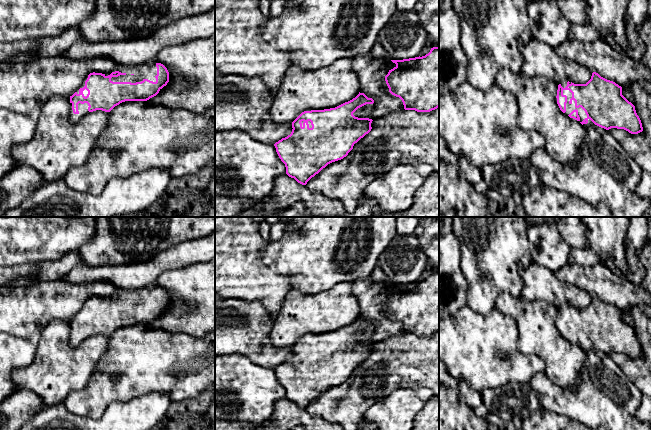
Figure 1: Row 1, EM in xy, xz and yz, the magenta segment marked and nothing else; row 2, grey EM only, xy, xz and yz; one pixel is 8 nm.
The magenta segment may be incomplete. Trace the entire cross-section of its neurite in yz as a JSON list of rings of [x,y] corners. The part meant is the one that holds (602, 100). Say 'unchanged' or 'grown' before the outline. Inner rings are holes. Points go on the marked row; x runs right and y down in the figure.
grown; [[[596,72],[592,73],[591,79],[586,84],[574,84],[563,79],[558,85],[556,98],[560,110],[570,118],[579,121],[585,129],[595,124],[606,130],[624,129],[631,134],[643,131],[635,106],[622,95],[622,87]]]

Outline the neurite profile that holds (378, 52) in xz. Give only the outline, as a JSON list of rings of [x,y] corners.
[[[377,41],[370,50],[369,54],[372,55],[375,59],[390,61],[389,54]]]

